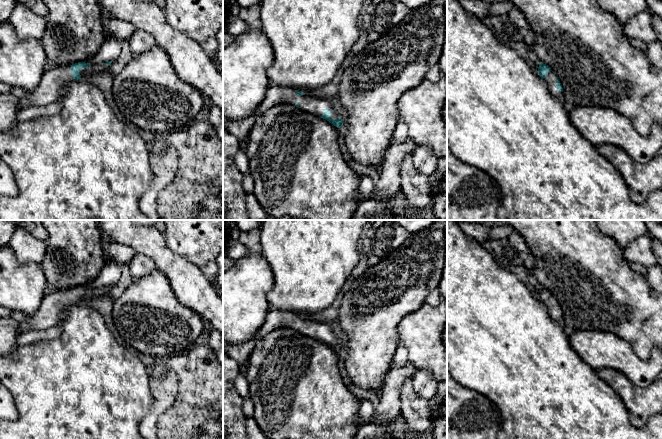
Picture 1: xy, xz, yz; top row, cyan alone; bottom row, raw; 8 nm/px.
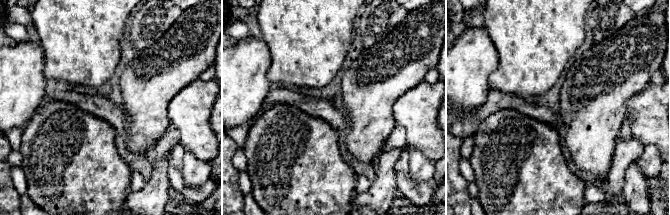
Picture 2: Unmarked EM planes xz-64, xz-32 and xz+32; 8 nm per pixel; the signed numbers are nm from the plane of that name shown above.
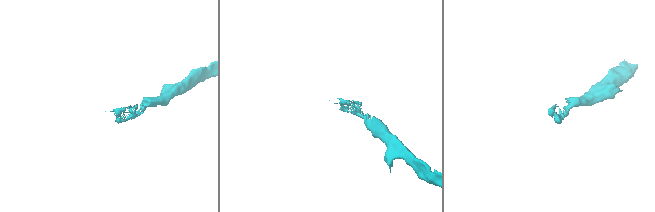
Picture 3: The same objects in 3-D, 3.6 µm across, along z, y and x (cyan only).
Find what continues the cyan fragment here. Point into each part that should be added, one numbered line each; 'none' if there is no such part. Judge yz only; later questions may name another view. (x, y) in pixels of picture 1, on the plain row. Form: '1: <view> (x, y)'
1: yz (550, 303)

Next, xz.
1: xz (275, 319)

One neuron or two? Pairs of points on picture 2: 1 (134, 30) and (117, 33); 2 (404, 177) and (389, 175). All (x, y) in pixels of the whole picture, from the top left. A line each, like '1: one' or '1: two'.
1: two
2: two

